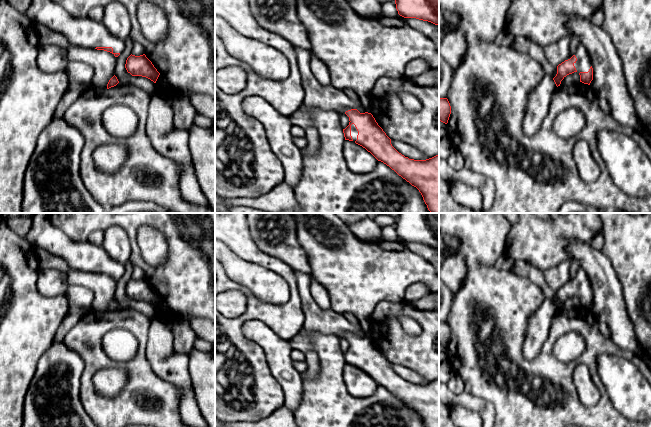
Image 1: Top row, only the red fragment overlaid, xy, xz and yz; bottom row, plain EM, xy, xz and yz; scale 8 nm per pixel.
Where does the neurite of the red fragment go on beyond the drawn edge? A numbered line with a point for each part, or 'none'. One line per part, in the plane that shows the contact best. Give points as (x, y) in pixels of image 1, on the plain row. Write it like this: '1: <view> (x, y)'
1: xz (354, 356)

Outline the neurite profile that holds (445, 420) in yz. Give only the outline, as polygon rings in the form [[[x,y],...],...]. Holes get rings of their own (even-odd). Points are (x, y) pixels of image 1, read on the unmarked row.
[[[439,400],[439,427],[457,427],[450,414],[450,406]]]

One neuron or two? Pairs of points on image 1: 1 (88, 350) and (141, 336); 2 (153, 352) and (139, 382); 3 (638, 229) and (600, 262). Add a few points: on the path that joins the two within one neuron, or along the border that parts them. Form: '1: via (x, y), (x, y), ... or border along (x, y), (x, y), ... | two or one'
1: via (95, 335), (107, 323), (126, 323) | one
2: border along (148, 339), (146, 360), (150, 368), (164, 380) | two
3: border along (601, 250), (618, 277) | two

